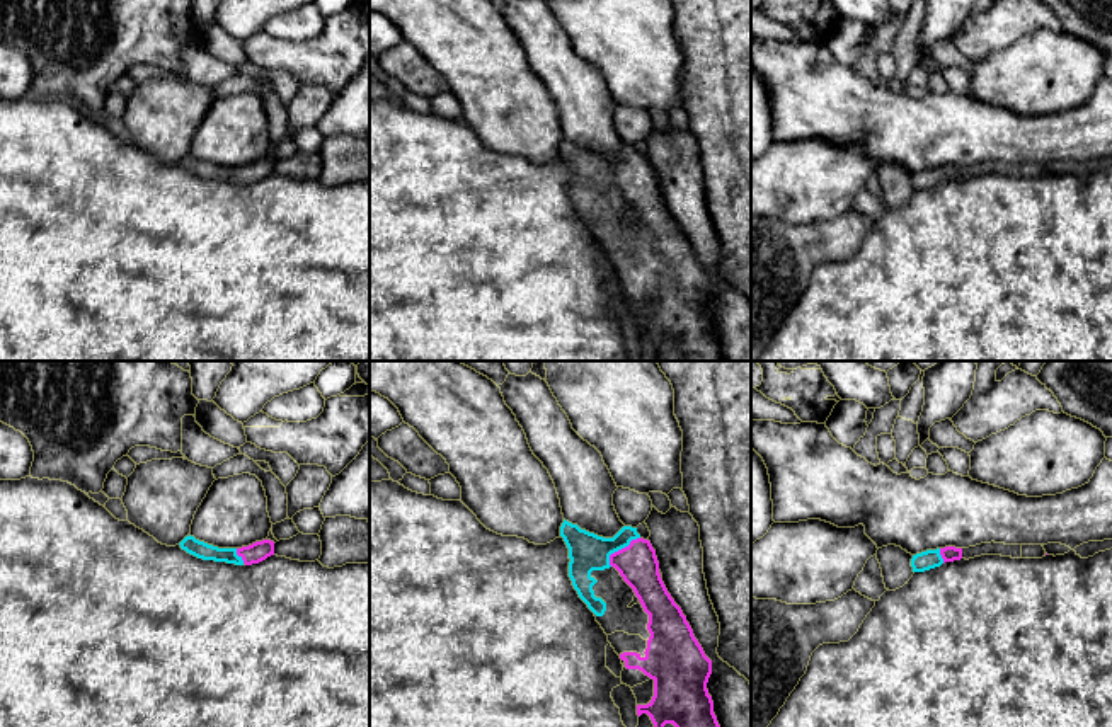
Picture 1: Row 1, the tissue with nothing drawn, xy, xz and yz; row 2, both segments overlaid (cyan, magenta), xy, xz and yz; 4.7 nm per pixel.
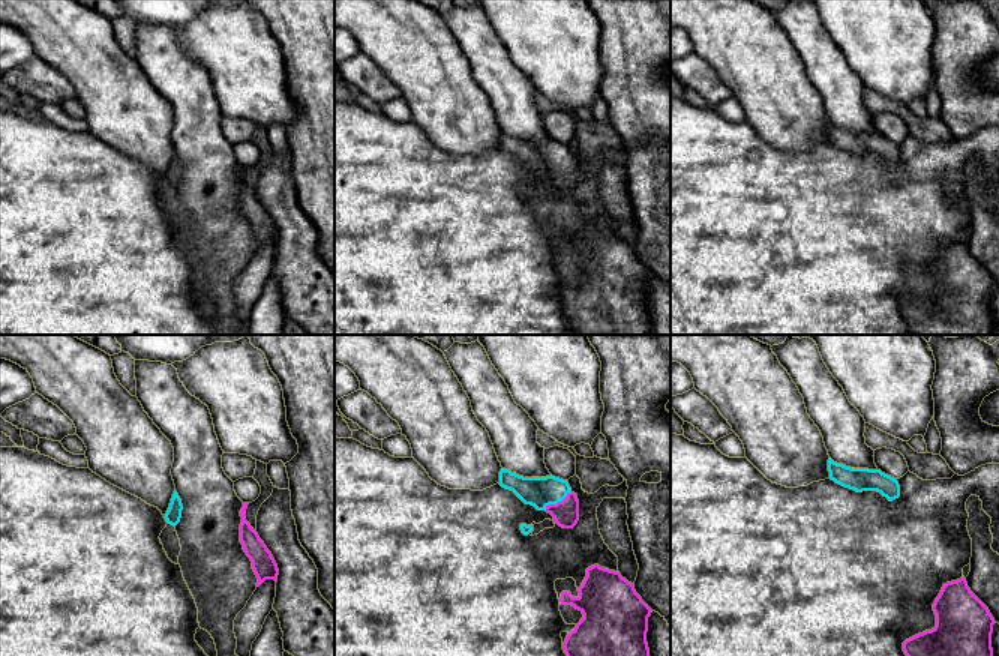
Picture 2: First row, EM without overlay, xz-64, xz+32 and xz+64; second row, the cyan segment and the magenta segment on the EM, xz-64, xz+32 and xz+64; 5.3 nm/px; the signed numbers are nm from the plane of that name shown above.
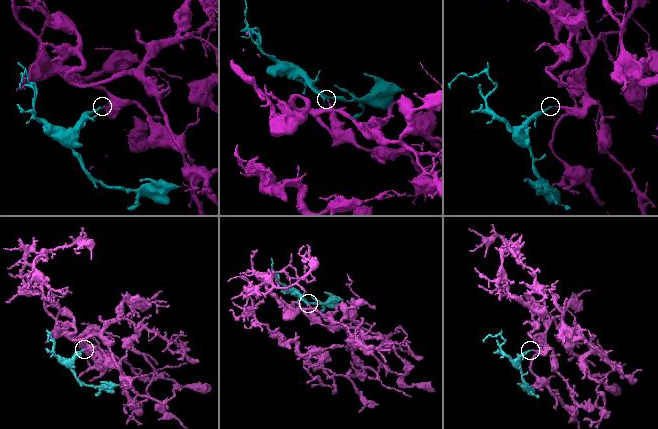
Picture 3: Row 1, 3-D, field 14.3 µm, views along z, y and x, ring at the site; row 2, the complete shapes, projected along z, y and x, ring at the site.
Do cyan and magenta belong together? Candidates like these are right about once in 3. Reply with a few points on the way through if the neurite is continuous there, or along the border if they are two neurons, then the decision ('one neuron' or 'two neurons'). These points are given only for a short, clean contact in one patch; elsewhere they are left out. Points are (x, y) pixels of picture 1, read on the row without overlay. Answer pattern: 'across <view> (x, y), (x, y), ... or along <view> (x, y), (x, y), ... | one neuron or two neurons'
across xz (588, 171), (620, 167), (637, 183) | one neuron

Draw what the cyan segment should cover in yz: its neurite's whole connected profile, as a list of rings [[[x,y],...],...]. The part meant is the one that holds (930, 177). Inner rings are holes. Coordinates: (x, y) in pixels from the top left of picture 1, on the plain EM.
[[[945,165],[937,169],[926,169],[913,174],[911,186],[913,191],[925,191],[940,186],[945,180],[954,180],[962,177],[962,167]]]

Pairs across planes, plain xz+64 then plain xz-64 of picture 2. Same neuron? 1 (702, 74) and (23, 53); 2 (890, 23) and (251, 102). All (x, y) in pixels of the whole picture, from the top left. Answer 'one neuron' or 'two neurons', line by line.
1: two neurons
2: one neuron

